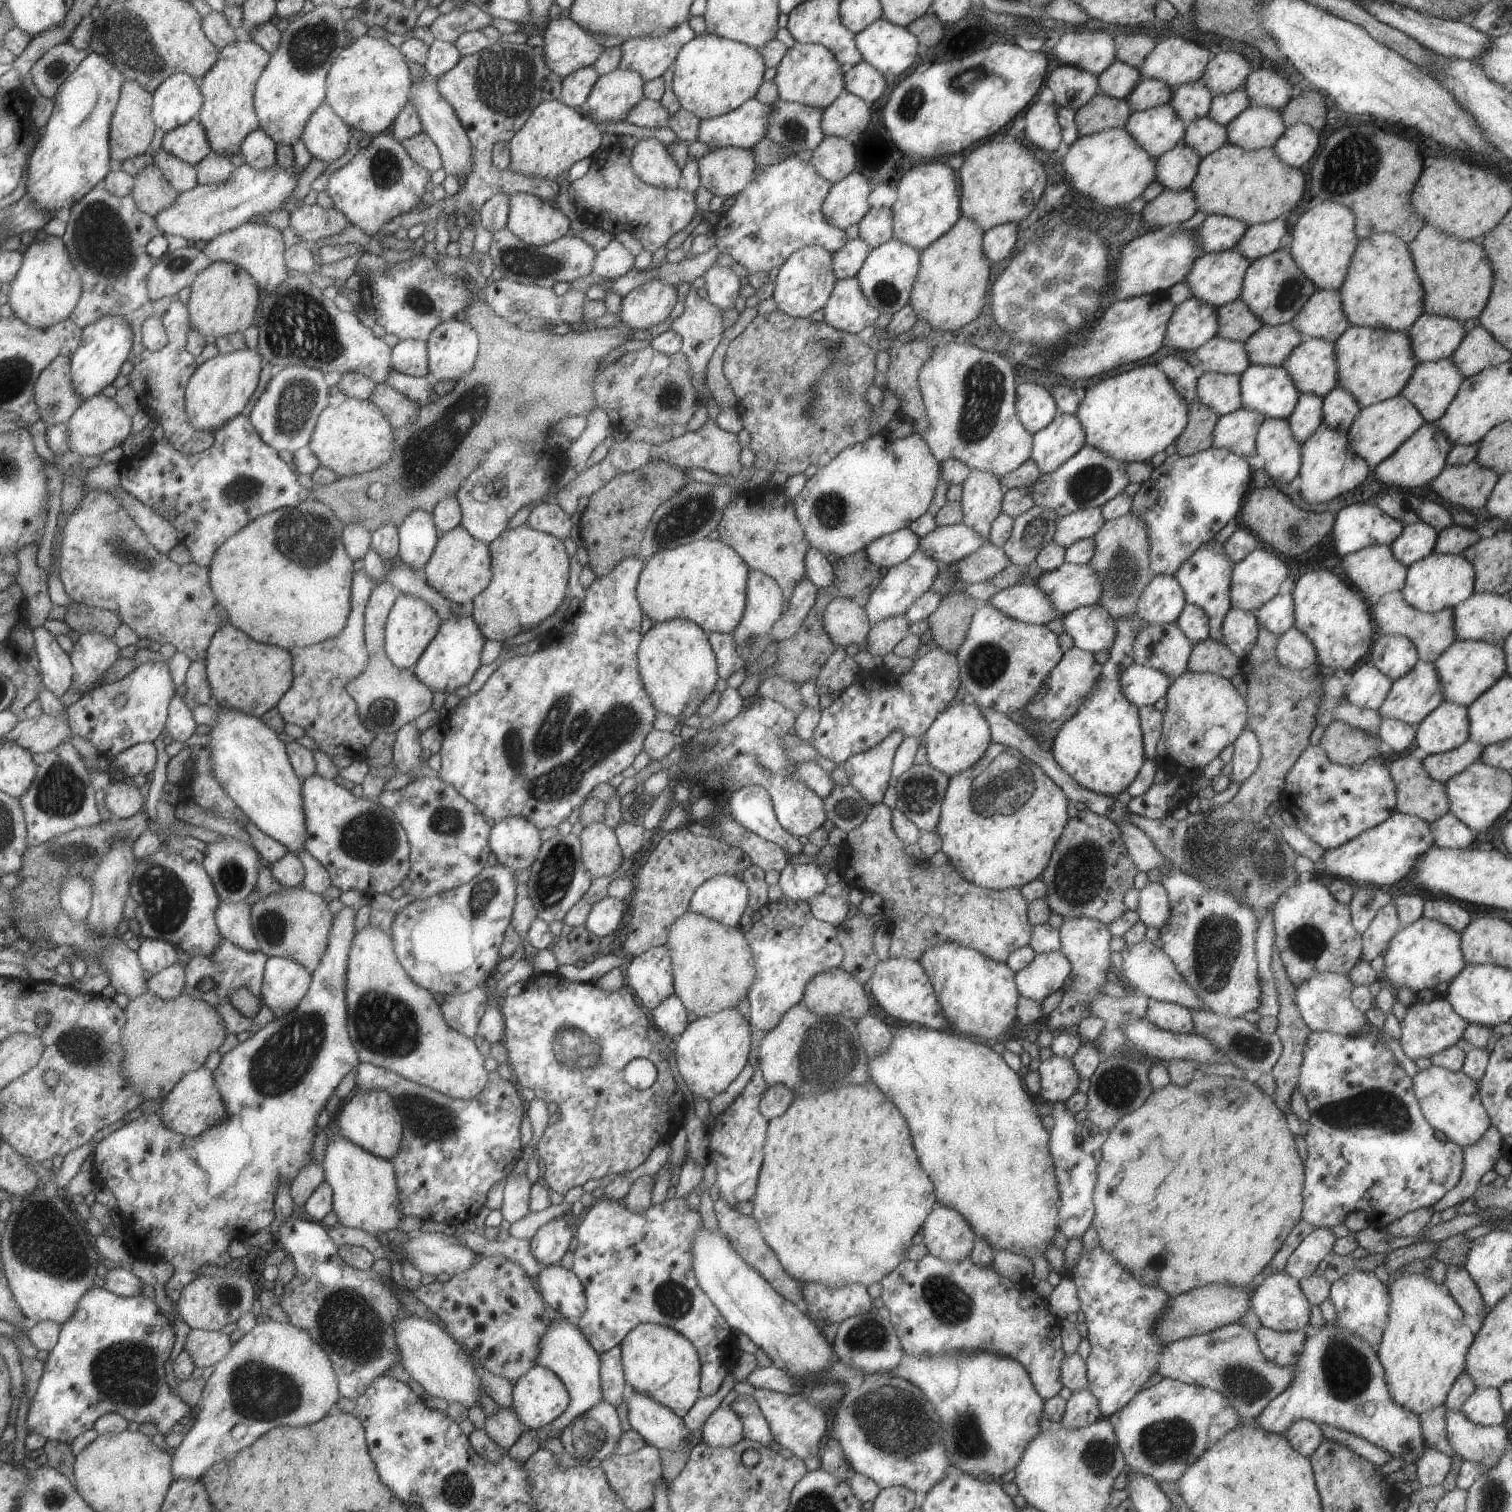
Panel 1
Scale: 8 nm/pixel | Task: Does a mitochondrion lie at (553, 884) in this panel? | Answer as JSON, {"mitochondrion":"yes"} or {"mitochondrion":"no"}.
{"mitochondrion":"yes"}

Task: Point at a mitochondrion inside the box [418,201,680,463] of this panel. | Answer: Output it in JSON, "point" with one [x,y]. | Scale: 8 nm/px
{"point":[460,416]}

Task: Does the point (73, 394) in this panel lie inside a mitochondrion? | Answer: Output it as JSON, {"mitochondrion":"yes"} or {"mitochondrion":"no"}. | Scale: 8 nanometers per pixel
{"mitochondrion":"no"}

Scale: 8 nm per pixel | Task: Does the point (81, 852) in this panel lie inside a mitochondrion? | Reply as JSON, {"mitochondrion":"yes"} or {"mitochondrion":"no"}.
{"mitochondrion":"yes"}

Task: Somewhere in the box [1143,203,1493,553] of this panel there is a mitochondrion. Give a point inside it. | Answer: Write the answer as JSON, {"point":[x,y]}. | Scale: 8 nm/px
{"point":[1292,291]}

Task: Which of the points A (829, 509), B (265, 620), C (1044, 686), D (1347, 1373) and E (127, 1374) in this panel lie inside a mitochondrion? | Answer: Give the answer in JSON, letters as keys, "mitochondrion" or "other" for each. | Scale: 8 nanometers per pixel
{"A":"mitochondrion","B":"other","C":"other","D":"mitochondrion","E":"mitochondrion"}

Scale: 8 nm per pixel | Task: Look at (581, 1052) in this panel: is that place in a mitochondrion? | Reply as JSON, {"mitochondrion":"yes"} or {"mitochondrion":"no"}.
{"mitochondrion":"yes"}

